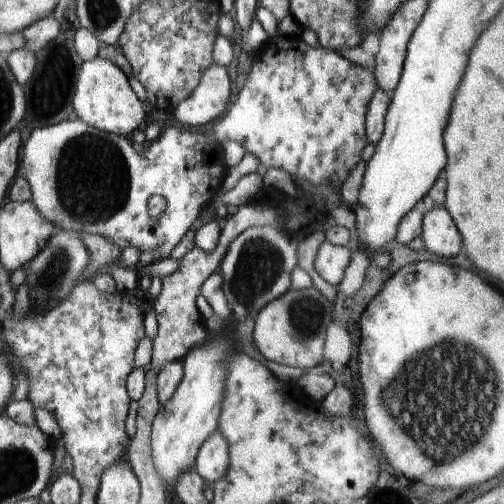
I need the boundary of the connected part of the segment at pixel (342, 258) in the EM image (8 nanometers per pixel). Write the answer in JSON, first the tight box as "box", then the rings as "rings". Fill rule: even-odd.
{"box":[315,241,350,287],"rings":[[[324,241],[317,251],[315,268],[328,284],[337,287],[342,282],[350,257],[346,247]]]}

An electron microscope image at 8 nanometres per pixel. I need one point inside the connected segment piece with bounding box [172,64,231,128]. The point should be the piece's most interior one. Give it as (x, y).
(209, 101)

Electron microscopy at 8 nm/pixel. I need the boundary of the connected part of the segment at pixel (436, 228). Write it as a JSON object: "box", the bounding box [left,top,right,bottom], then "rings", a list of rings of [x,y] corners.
{"box":[421,205,462,258],"rings":[[[445,205],[427,210],[421,232],[425,248],[440,258],[452,258],[462,250],[462,238]]]}

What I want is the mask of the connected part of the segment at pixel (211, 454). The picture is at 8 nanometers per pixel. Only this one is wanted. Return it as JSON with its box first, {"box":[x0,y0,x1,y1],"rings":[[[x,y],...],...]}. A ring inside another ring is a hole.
{"box":[193,430,229,485],"rings":[[[218,430],[212,433],[198,449],[193,464],[208,485],[219,481],[229,467],[229,444],[226,437]]]}

